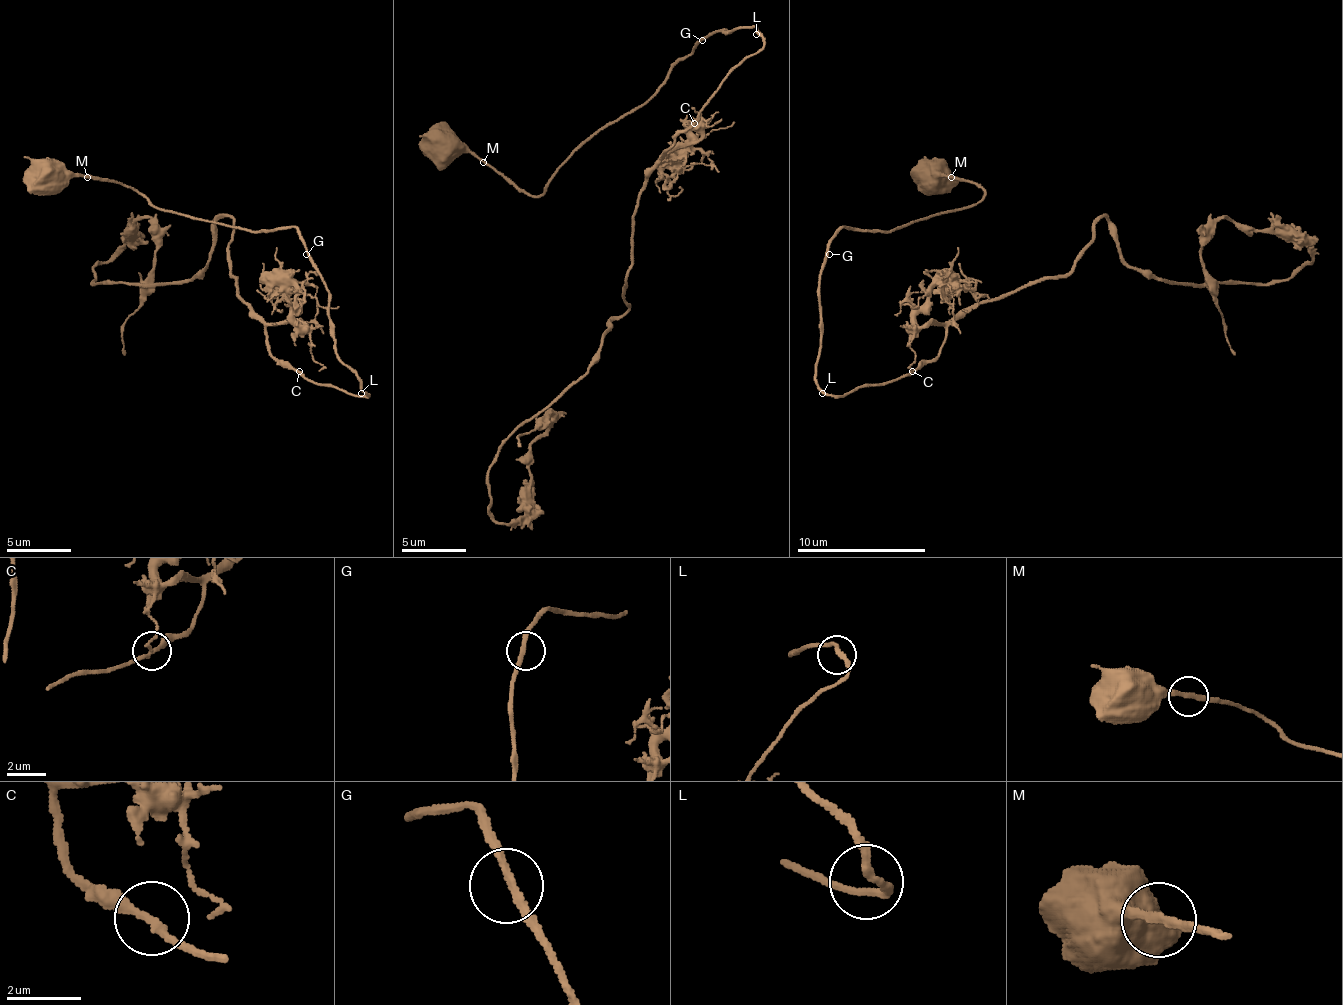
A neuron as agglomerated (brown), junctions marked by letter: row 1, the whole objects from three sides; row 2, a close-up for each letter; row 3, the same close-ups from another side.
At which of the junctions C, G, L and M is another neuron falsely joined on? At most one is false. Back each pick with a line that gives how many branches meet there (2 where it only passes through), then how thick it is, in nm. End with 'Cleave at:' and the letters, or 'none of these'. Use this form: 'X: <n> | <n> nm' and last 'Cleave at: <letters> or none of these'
Cleave at: none of these

